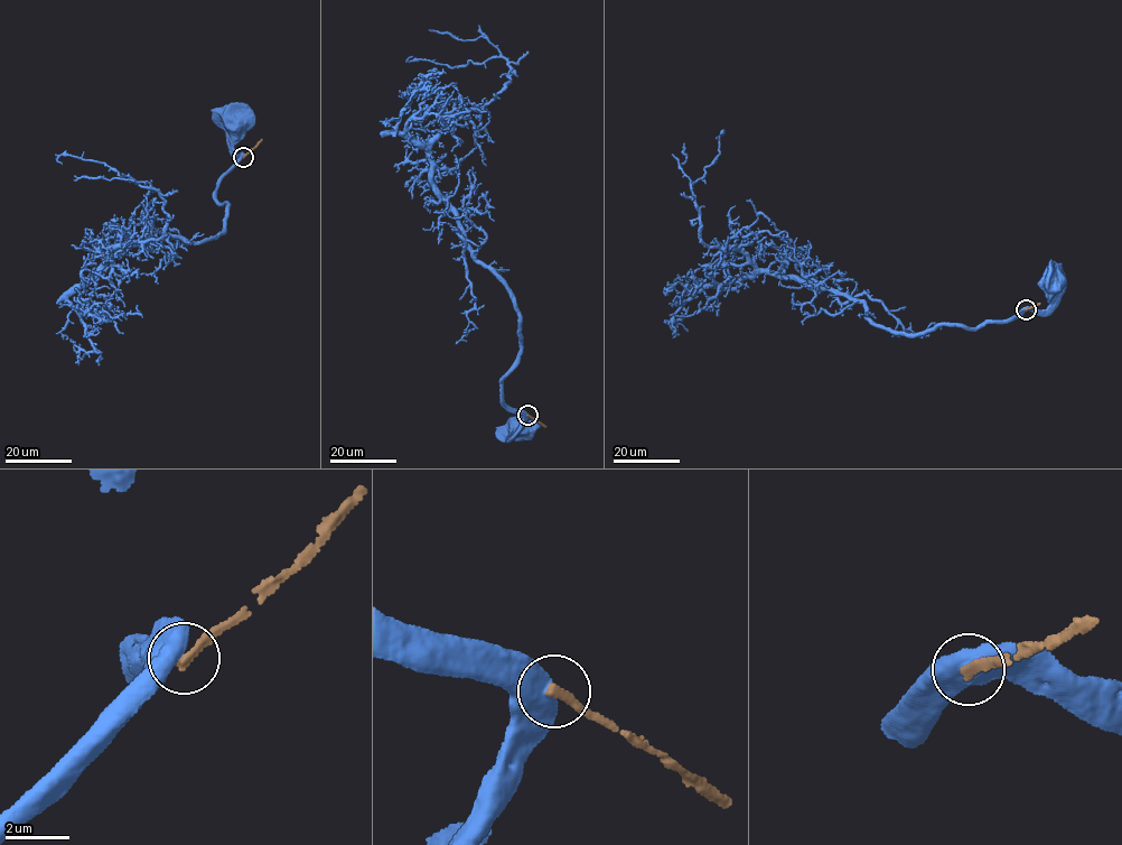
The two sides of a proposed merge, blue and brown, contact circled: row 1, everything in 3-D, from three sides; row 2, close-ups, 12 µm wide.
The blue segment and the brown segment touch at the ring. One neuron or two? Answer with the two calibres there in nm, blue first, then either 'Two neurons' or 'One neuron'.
Thickness 850 nm (blue) against 320 nm. Two neurons

